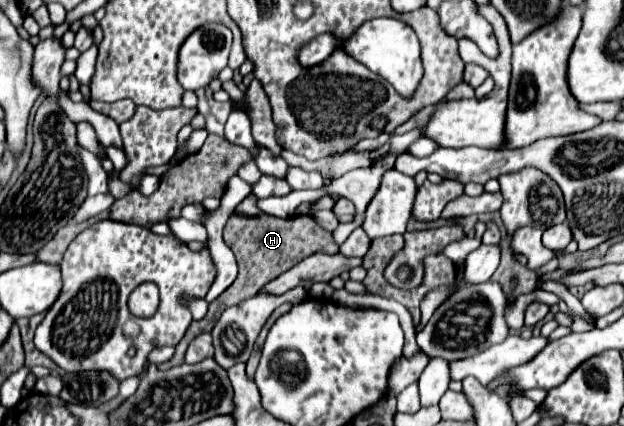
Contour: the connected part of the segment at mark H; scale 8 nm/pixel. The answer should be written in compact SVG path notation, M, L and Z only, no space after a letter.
M258 215L254 219L234 217L224 227L224 241L226 241L226 245L236 255L236 261L238 261L238 279L226 289L226 293L222 293L216 301L210 303L210 309L208 309L208 313L206 313L204 319L192 321L192 325L188 327L188 331L182 337L182 341L176 345L174 357L170 361L158 365L160 369L170 369L174 365L180 365L184 361L184 353L186 353L188 343L196 335L206 333L206 331L212 331L216 319L220 317L220 313L226 307L238 305L246 297L256 295L266 283L270 283L272 279L276 279L278 275L282 275L290 267L294 267L304 257L308 257L308 255L312 255L316 251L326 251L326 253L336 253L338 251L336 243L324 243L324 229L318 227L310 219L310 215L294 215L290 219L278 219L278 217L270 217L270 215Z

